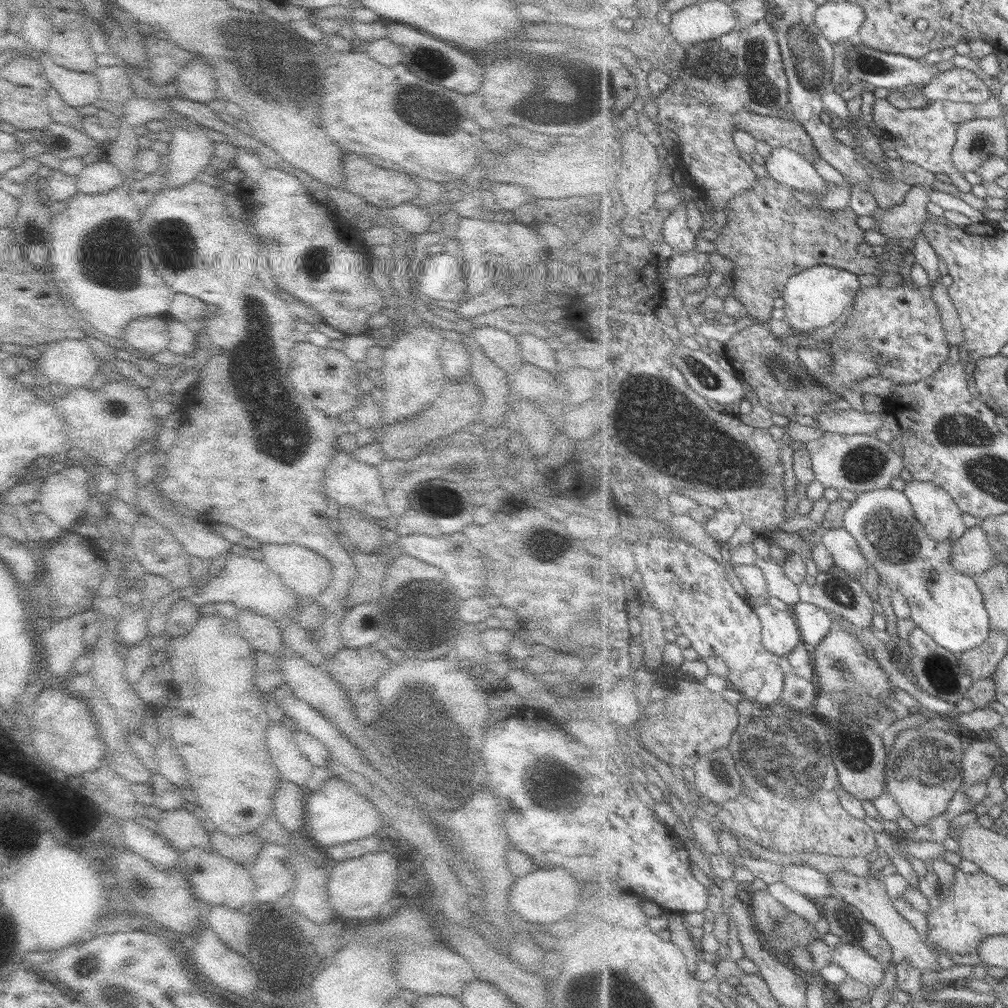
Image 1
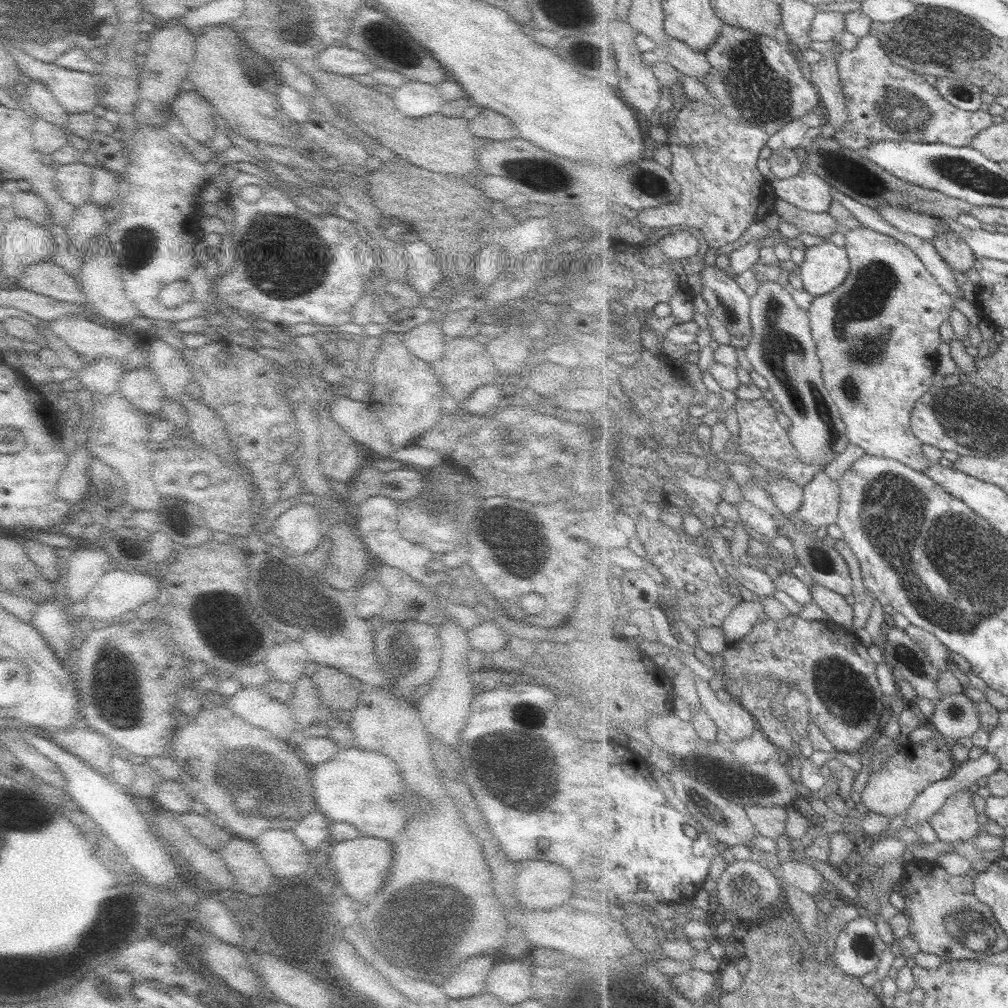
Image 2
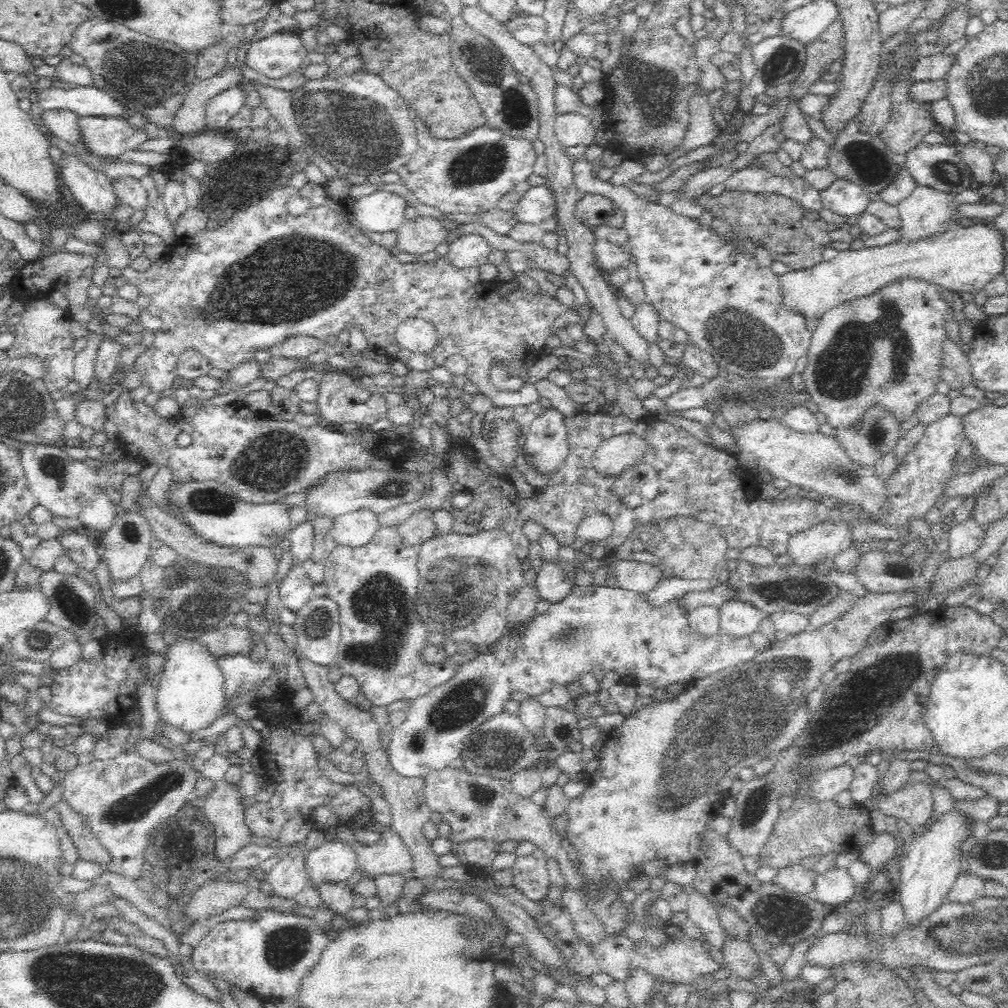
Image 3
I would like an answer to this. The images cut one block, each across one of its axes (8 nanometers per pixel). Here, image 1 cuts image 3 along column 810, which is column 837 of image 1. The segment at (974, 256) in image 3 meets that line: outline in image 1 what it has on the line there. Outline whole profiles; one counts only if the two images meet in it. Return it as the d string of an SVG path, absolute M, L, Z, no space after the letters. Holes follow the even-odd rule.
M815 265L793 275L786 284L782 298L785 305L785 321L799 331L810 331L833 324L843 312L852 306L859 289L859 275L835 265Z

